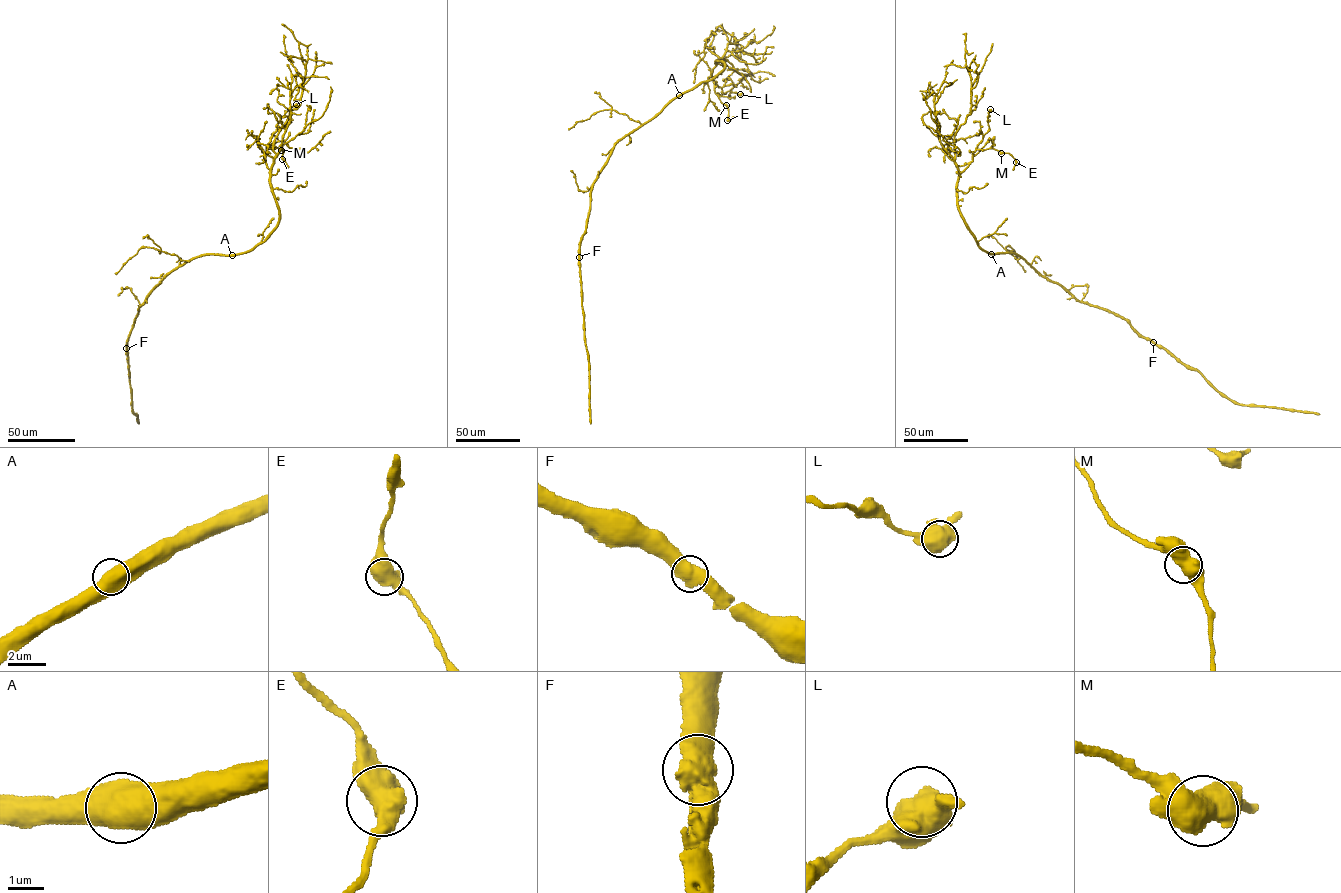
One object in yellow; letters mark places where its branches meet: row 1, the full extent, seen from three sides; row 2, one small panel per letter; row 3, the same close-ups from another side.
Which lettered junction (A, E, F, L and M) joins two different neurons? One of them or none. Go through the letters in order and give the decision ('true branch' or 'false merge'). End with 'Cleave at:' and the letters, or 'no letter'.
A: true branch
E: true branch
F: true branch
L: true branch
M: true branch
Cleave at: no letter

